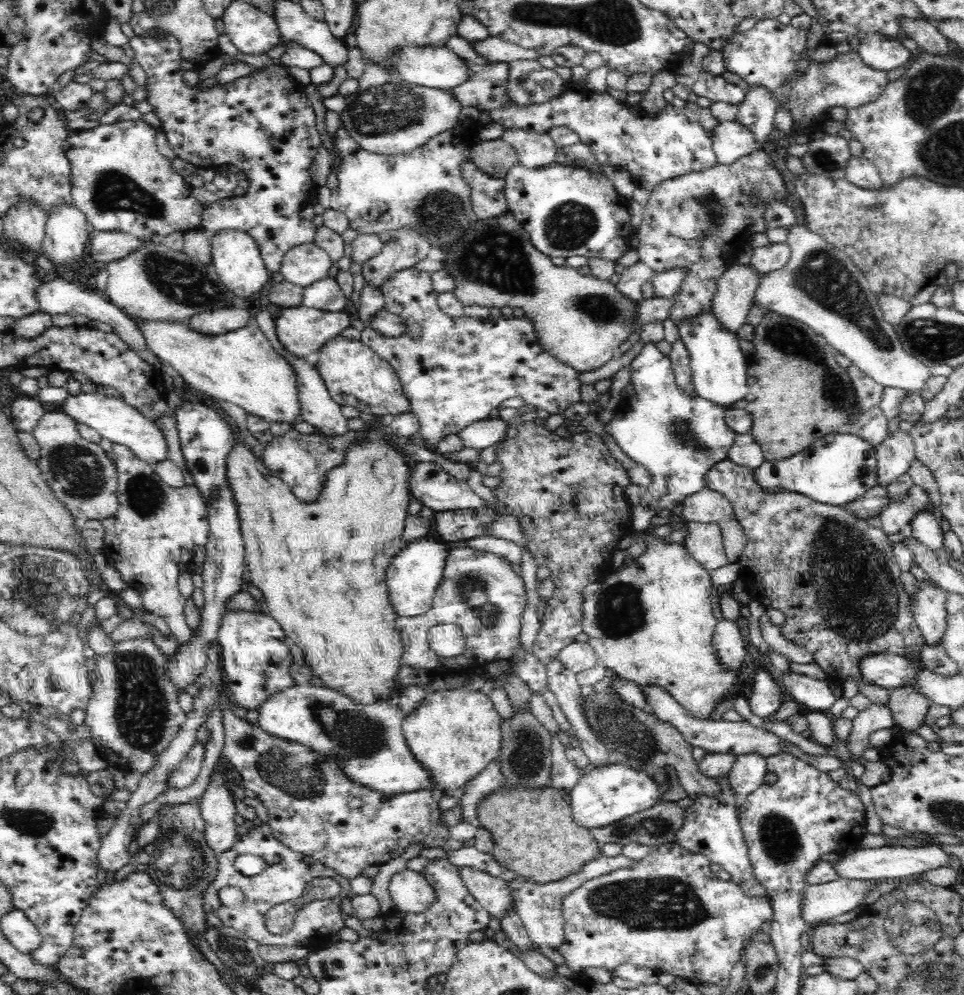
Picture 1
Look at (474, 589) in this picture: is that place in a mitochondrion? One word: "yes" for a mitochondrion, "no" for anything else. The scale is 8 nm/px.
yes

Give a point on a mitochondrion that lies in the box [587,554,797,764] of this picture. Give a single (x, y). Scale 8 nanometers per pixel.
(623, 613)

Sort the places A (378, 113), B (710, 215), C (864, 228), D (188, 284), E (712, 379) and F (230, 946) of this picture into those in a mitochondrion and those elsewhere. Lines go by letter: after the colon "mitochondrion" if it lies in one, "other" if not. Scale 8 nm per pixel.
A: mitochondrion
B: mitochondrion
C: mitochondrion
D: mitochondrion
E: other
F: mitochondrion

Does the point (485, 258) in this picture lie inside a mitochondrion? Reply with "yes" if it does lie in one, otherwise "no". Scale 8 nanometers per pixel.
yes

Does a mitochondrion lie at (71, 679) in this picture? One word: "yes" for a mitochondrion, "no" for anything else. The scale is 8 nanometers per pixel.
no

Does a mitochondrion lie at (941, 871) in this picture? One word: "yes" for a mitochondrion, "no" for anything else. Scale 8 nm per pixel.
no

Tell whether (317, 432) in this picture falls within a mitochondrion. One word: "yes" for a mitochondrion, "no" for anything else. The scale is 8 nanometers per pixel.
no

